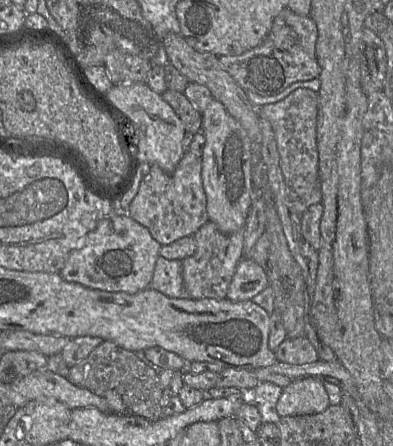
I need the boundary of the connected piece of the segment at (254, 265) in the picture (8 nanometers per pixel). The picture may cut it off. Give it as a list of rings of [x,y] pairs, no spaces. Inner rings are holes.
[[[244,257],[237,265],[226,297],[234,302],[252,300],[268,286],[265,270],[253,259]]]

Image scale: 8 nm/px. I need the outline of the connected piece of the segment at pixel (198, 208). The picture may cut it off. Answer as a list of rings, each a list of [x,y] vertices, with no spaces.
[[[185,151],[172,174],[164,172],[157,165],[152,165],[149,173],[143,178],[137,195],[130,203],[127,214],[145,226],[161,246],[193,236],[210,221],[202,183],[202,156]]]

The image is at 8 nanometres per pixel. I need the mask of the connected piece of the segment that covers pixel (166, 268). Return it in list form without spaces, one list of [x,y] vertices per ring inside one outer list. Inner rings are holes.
[[[159,256],[150,288],[170,298],[190,298],[183,282],[182,261],[168,260]]]

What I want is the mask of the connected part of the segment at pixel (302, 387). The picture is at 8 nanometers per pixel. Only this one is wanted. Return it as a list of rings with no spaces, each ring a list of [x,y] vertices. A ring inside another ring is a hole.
[[[306,378],[283,388],[276,408],[280,417],[286,417],[322,413],[329,406],[329,395],[323,382]]]

